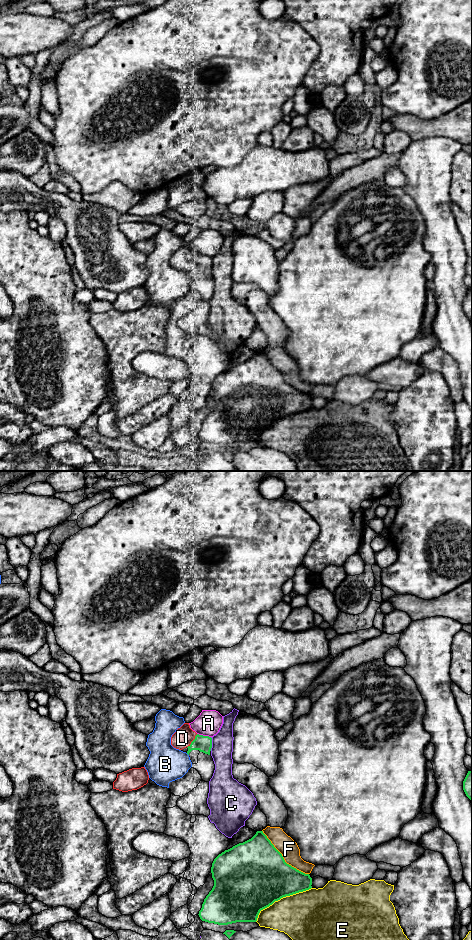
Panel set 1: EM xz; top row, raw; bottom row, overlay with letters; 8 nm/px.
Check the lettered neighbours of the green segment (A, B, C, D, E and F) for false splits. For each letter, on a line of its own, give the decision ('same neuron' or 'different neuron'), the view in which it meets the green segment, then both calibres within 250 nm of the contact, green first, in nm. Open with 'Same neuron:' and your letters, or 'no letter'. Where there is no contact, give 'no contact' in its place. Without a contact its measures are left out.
Same neuron: D
A: different neuron | xz | 130/200 nm
B: different neuron | no contact
C: different neuron | xz | 130/180 nm
D: same neuron | xz | 130/160 nm
E: different neuron | xz | 480/400 nm
F: different neuron | xz | 500/150 nm

